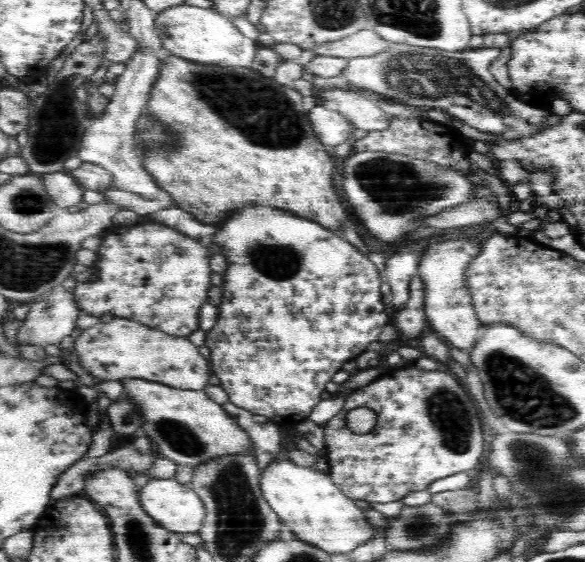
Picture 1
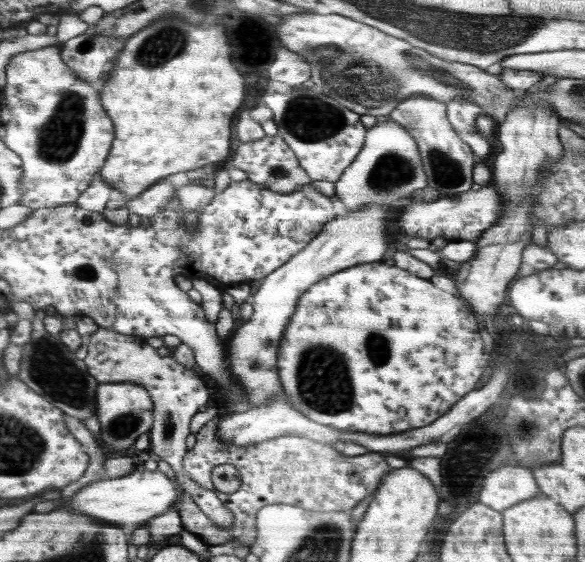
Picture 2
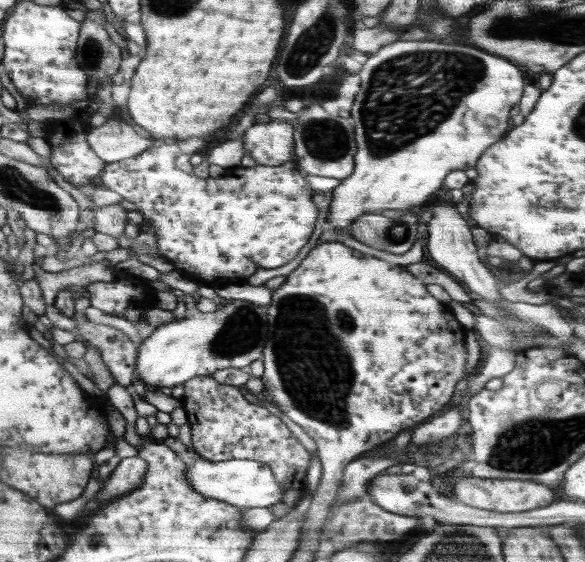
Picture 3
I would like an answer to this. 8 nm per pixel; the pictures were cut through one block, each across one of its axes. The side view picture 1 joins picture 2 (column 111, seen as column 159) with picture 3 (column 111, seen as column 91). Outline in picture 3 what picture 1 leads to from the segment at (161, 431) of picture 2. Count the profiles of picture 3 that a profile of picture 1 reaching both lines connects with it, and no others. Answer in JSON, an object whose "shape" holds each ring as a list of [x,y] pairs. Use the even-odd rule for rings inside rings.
{"shape":[[[86,320],[77,322],[74,334],[100,351],[102,361],[118,384],[127,387],[132,382],[137,362],[138,345],[128,340],[120,330]]]}

